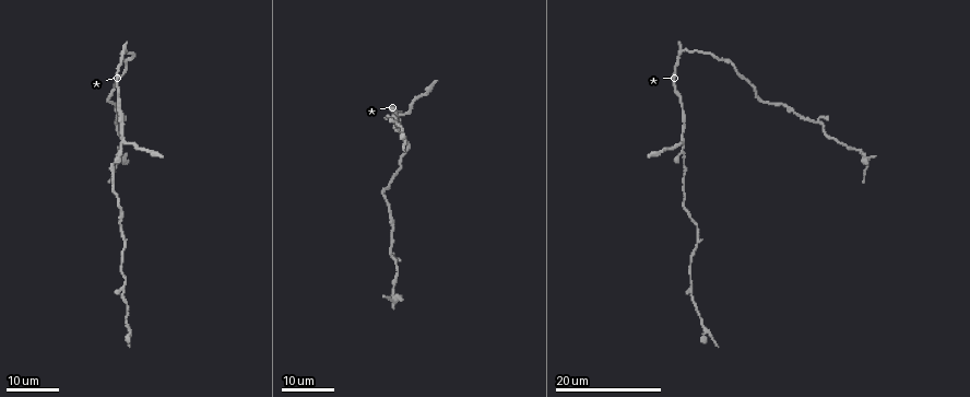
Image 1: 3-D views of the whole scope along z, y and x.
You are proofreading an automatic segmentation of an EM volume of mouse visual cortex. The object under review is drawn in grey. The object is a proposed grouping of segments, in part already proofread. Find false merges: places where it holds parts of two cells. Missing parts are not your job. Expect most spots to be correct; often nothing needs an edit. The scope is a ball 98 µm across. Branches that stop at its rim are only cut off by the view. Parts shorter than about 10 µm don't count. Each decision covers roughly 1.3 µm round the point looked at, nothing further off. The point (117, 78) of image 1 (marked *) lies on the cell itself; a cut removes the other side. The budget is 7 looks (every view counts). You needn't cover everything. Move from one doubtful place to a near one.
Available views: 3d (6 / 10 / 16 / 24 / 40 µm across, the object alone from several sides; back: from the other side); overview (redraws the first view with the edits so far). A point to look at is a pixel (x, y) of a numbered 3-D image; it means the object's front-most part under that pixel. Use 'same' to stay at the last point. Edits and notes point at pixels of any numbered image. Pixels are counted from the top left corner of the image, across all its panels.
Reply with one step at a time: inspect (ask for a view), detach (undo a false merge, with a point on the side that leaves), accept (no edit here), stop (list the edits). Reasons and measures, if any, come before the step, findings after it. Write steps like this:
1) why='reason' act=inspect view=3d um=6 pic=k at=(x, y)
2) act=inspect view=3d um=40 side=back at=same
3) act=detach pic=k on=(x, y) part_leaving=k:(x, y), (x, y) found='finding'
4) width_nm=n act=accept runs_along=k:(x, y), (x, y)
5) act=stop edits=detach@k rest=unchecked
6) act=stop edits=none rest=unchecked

why='thin neck' act=inspect view=3d um=16 pic=1 at=(696, 230)

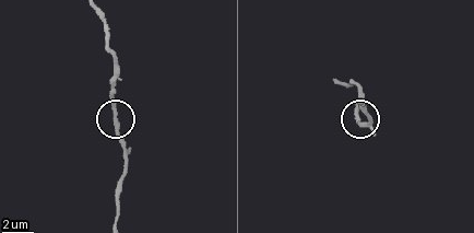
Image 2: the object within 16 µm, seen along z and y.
act=inspect view=3d um=10 pic=2 at=(113, 113)

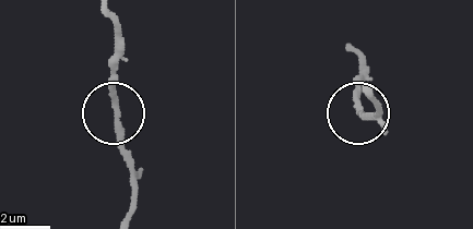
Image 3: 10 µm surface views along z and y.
act=accept found='all the same cell'

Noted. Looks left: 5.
why='sudden change in width' act=inspect view=3d um=24 pic=1 at=(118, 207)

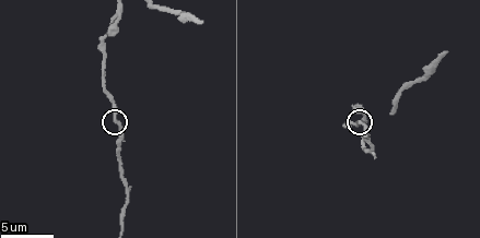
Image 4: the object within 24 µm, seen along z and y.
act=inspect view=3d um=6 pic=4 at=(116, 119)

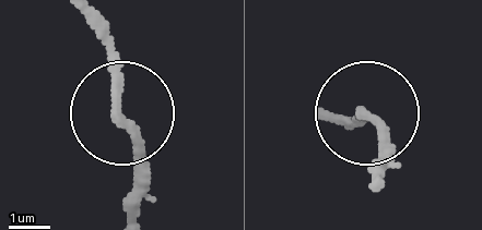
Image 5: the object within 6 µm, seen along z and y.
act=inspect view=3d um=6 side=back pic=5 at=(119, 107)

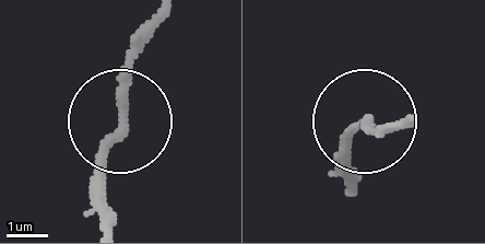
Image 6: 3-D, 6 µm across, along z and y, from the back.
width_nm=220 act=accept found='one cell here'

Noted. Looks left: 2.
why='sudden change in width' act=inspect view=3d um=24 pic=1 at=(121, 288)

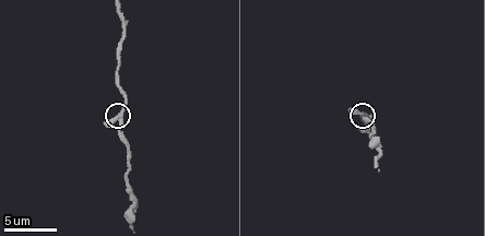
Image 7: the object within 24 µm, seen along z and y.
why='closer look' act=inspect view=3d um=10 pic=7 at=(120, 122)

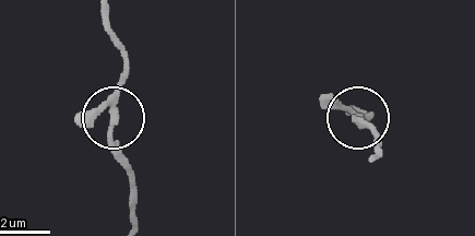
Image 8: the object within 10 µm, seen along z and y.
arms=3 act=accept found='one cell here'

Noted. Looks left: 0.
act=stop edits=none rest=unchecked

